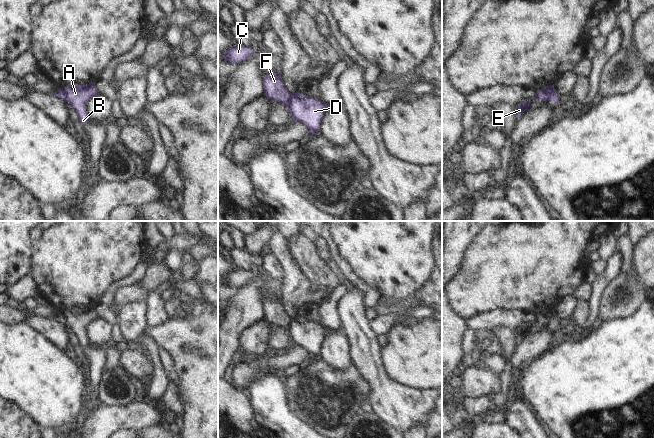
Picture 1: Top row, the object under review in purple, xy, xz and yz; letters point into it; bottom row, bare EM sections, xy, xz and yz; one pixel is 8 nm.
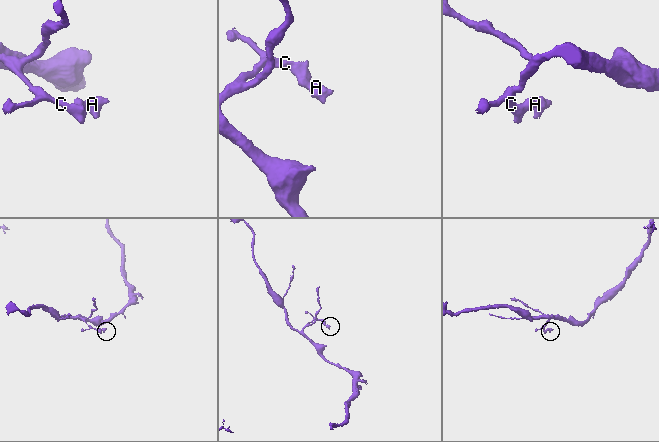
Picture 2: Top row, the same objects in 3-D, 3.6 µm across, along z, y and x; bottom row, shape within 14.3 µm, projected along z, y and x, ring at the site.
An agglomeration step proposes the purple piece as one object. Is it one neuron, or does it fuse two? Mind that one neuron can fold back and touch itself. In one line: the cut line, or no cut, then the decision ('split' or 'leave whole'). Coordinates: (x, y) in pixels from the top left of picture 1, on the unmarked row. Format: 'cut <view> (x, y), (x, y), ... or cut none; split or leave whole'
cut xy (61, 312), (65, 324); split

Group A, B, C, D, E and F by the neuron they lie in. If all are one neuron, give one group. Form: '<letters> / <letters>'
A B D / C E F

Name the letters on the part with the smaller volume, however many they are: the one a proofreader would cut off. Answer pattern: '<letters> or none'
A, B, D.

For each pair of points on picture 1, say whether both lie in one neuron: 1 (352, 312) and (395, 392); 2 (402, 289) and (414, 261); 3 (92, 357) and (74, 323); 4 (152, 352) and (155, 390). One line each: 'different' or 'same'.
1: same
2: same
3: same
4: same

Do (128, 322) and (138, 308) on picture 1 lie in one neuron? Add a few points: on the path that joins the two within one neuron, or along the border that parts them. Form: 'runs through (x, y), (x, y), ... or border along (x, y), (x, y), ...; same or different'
runs through (131, 319), (131, 316), (136, 311); same

